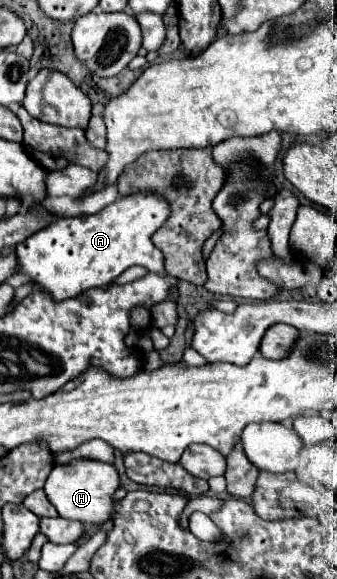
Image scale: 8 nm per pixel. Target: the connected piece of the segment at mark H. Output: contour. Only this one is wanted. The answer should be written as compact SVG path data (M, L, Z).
M73 459L65 465L55 465L45 481L45 495L57 509L57 513L65 519L101 525L113 515L113 493L119 487L117 469L111 463L95 461L95 459Z

